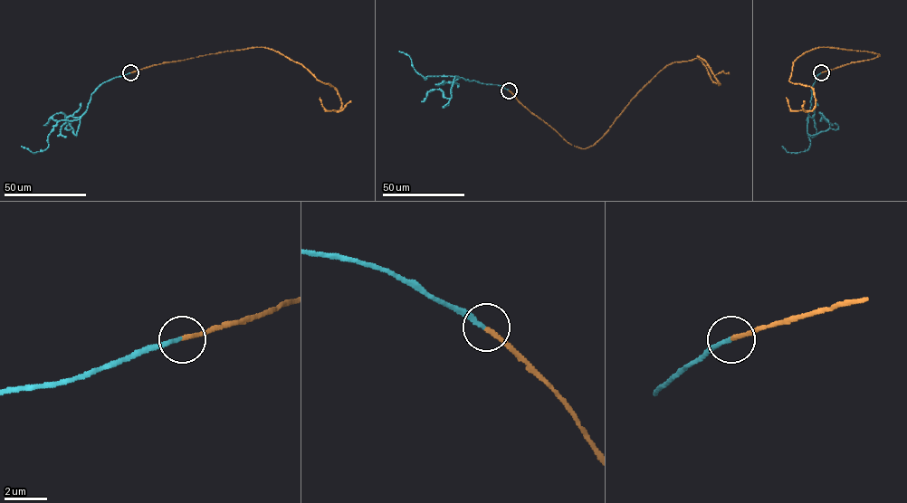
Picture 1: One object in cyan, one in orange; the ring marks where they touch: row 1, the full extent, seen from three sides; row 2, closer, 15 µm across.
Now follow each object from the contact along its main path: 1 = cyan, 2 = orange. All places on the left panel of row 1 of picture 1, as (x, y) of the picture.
1: (130, 72), (100, 84), (79, 118), (60, 120), (42, 150), (33, 153), (21, 146)
2: (130, 72), (201, 55), (265, 47), (332, 86), (341, 107), (327, 110), (319, 98)

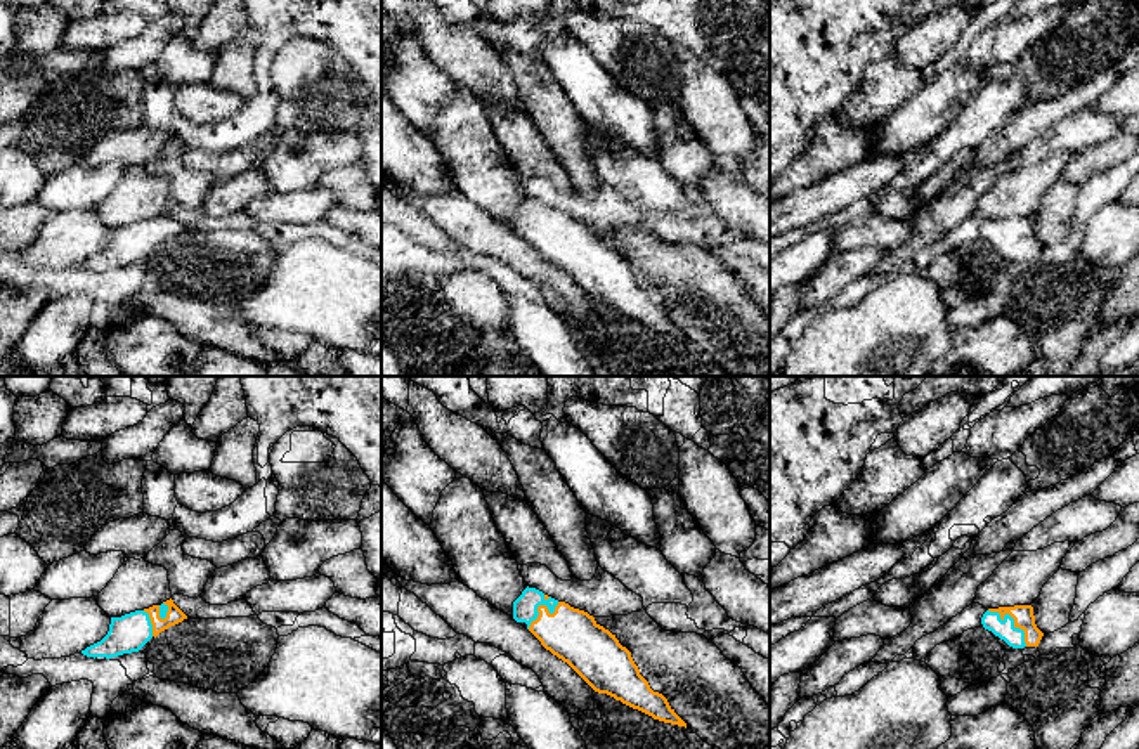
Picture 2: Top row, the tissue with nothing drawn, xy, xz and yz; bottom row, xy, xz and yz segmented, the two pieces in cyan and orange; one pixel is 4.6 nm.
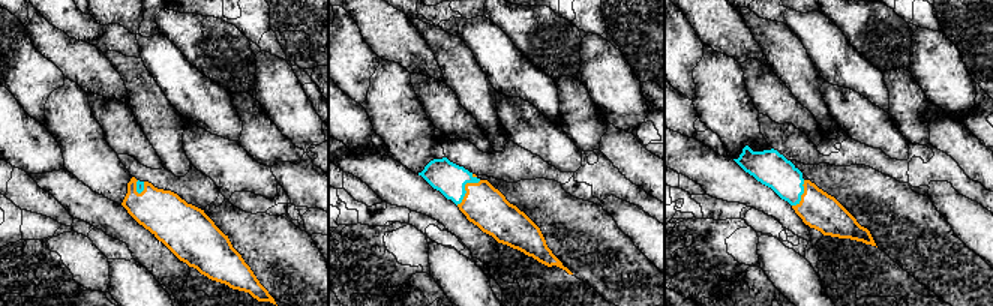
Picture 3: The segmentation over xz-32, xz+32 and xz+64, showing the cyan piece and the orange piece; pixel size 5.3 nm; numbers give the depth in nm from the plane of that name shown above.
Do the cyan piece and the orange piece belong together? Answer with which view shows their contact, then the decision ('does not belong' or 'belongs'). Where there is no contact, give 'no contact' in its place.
yz | belongs

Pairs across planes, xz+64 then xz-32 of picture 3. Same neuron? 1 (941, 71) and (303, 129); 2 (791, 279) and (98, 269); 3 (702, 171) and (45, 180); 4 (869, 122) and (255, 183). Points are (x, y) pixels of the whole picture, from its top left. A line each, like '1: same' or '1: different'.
1: same
2: different
3: same
4: same

